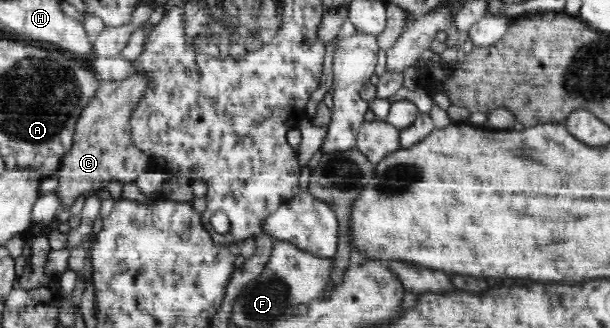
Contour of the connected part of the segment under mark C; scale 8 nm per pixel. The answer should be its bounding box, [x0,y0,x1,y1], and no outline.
[54,75,151,209]

